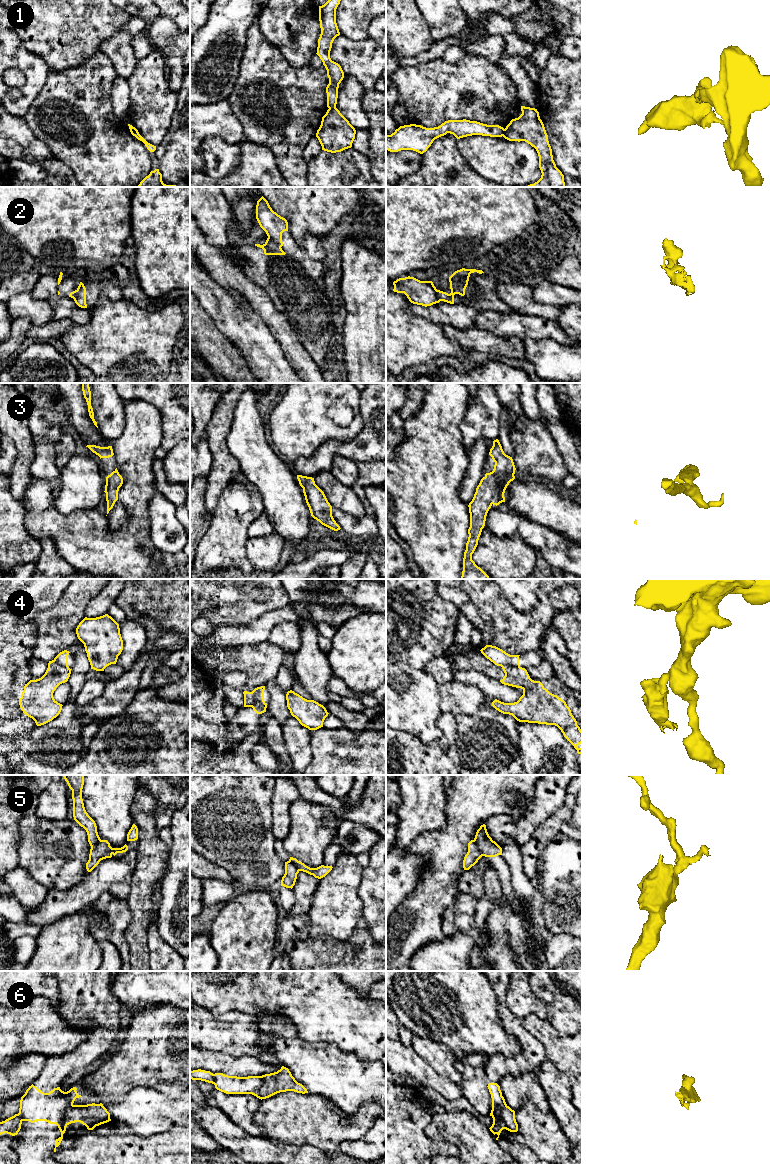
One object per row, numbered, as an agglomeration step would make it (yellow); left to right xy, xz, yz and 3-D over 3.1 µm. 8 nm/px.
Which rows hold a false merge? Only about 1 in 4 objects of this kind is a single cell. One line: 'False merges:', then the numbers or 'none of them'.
False merges: 1, 2, 4, 5, 6

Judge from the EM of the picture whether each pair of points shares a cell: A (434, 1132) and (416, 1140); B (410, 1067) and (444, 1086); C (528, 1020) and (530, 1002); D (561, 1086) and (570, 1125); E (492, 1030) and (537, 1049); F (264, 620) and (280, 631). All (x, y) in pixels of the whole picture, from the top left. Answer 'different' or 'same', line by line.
A: different
B: same
C: different
D: same
E: different
F: different

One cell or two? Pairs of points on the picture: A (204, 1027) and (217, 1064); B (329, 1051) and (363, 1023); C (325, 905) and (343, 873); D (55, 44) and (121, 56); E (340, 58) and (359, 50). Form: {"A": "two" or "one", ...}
{"A": "two", "B": "two", "C": "one", "D": "two", "E": "one"}

